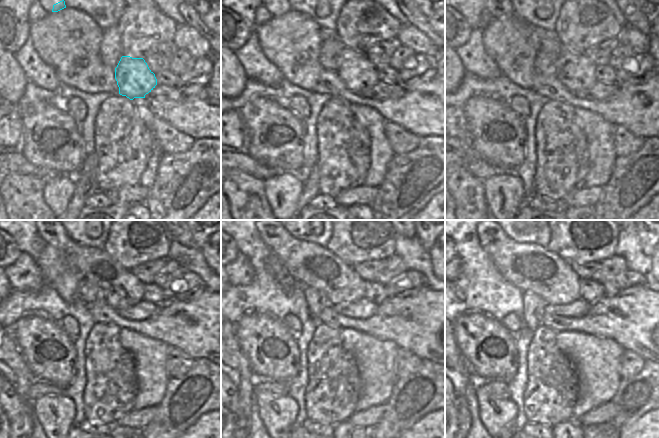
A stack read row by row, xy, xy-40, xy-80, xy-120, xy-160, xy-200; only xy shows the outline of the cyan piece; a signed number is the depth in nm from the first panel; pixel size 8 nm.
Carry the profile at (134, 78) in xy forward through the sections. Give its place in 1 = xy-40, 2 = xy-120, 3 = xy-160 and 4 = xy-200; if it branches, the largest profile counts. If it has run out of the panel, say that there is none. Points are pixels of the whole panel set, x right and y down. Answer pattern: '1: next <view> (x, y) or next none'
1: next xy-40 (358, 75)
2: next xy-120 (123, 289)
3: next xy-160 (311, 265)
4: next xy-200 (527, 266)

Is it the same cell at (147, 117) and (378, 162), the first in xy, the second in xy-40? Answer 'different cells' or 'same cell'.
same cell

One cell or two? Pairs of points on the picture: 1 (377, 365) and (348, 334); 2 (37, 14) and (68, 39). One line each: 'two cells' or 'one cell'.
1: one cell
2: two cells

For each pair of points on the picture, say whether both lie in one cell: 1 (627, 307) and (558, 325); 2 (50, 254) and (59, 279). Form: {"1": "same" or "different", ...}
{"1": "same", "2": "same"}

